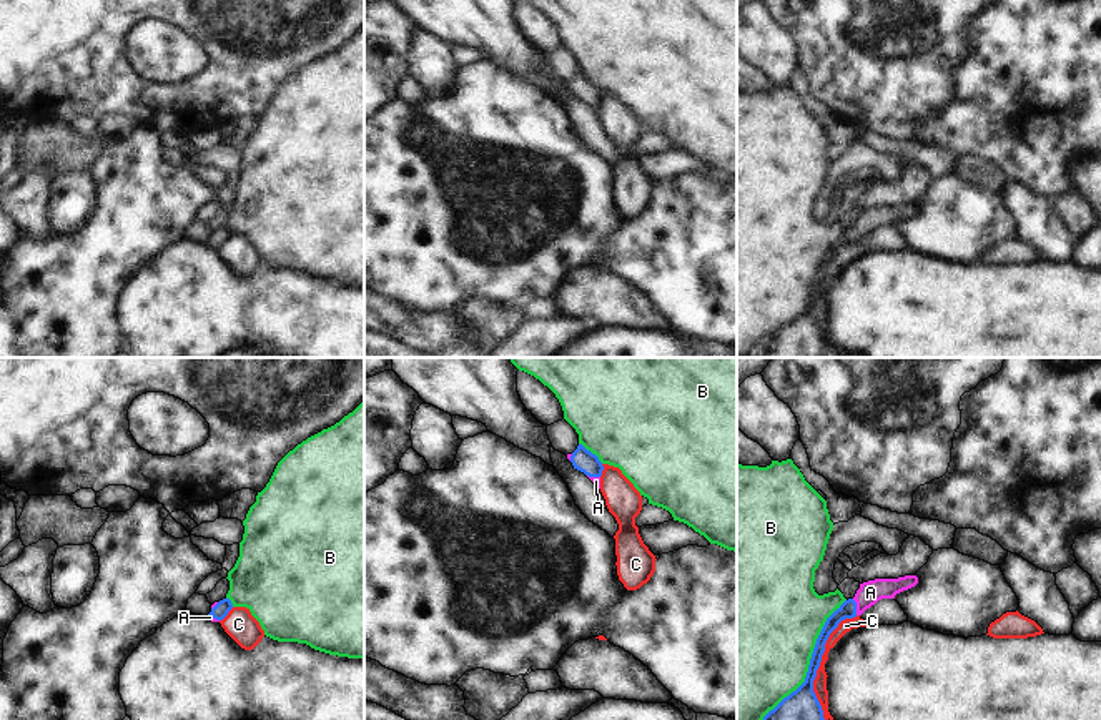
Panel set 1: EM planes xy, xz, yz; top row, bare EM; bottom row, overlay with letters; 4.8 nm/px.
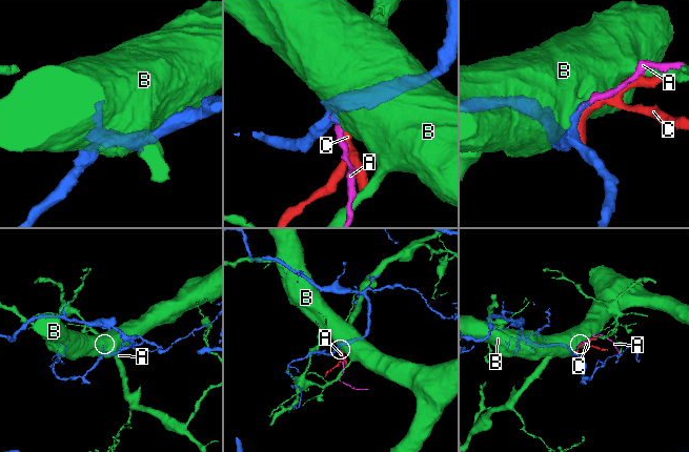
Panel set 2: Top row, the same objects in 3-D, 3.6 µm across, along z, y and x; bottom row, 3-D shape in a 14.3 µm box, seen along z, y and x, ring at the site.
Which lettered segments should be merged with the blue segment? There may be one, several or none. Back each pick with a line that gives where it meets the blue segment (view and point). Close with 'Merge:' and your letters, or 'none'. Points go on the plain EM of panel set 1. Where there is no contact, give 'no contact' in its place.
A: yz (855, 235)
Merge: A

